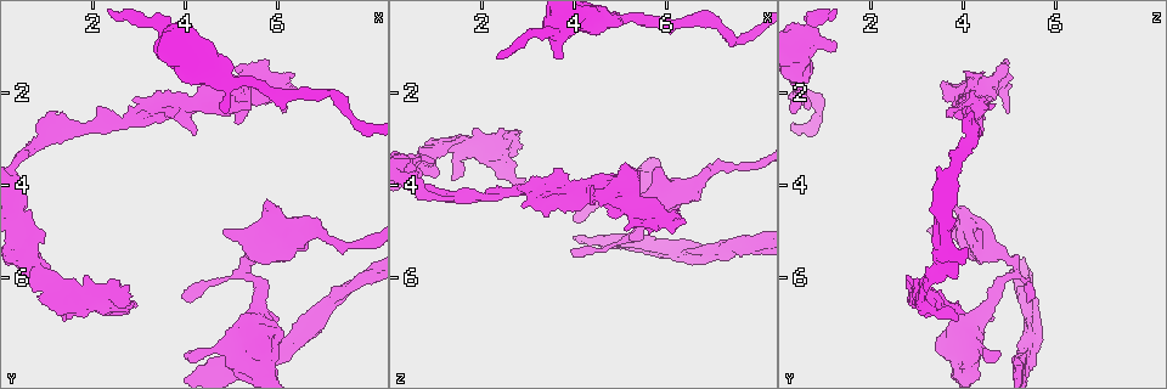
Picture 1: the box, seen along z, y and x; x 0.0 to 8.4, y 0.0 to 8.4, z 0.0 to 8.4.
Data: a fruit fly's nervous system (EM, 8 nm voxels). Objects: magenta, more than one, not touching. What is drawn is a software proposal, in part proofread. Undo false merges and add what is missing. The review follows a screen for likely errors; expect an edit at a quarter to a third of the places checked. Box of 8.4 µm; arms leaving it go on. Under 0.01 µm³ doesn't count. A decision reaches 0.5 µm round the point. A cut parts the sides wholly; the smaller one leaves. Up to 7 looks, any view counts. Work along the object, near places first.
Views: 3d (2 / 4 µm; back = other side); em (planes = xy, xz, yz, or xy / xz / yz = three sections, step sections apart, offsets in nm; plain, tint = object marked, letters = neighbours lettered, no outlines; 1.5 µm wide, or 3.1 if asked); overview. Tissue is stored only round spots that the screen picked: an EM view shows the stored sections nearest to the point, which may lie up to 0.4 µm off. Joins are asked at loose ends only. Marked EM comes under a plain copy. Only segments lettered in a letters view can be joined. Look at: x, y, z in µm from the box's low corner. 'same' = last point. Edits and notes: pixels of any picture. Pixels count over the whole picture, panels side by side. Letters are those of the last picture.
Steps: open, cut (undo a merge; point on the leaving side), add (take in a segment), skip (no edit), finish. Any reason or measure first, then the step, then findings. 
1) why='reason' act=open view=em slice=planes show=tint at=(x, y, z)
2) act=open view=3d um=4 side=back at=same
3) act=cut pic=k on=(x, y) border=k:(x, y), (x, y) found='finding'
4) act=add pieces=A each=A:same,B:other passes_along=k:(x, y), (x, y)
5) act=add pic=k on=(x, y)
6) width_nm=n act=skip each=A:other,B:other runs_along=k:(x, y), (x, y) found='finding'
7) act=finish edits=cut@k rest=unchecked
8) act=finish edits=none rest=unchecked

why='an open end' act=open view=3d um=4 at=(1.65, 6.05, 2.95)

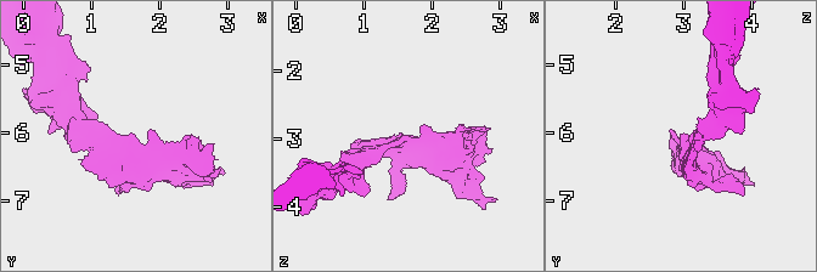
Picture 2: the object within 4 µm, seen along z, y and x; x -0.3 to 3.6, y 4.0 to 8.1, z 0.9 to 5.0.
why='need the tissue' act=open view=em slice=planes show=letters at=(1.60, 6.00, 2.95)

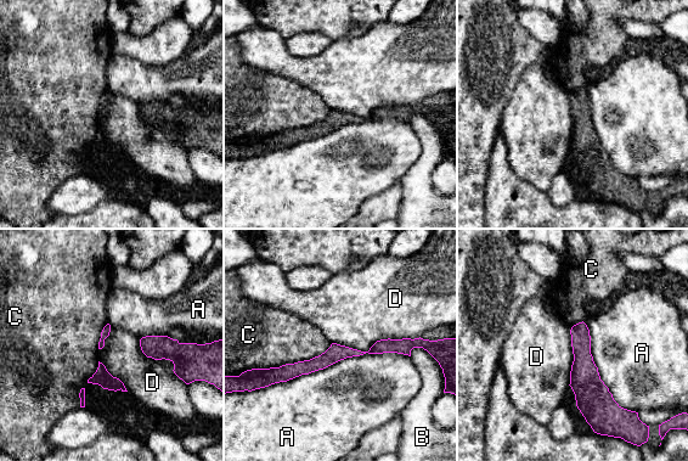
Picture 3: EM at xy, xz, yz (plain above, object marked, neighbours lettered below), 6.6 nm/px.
act=skip each=A:other,B:other,C:other,D:other border=3:(332, 343), (309, 359), (264, 369) found='no lettered segment goes on from it'

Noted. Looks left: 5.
why='calibre changes' act=open view=3d um=4 at=(2.90, 2.60, 4.10)

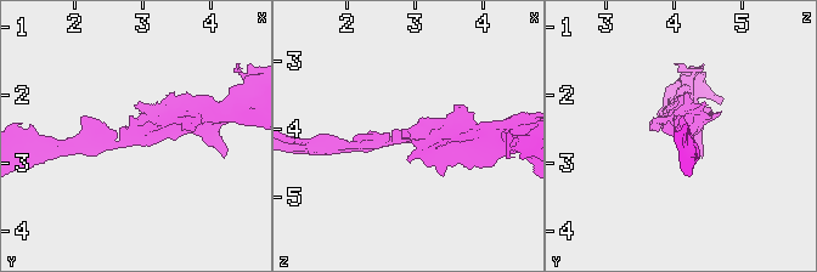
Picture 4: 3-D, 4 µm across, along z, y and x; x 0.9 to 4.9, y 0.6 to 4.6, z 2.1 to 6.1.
act=open view=em slice=xy step=8 show=tint at=(2.90, 2.55, 4.10)

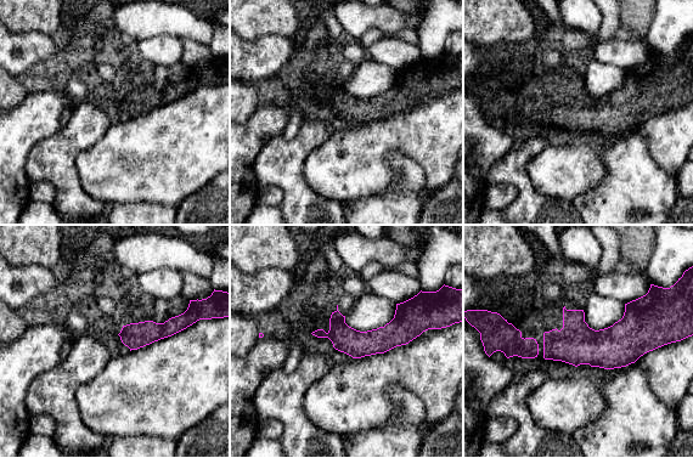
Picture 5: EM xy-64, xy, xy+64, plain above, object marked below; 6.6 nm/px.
act=open view=em slice=planes show=letters at=same

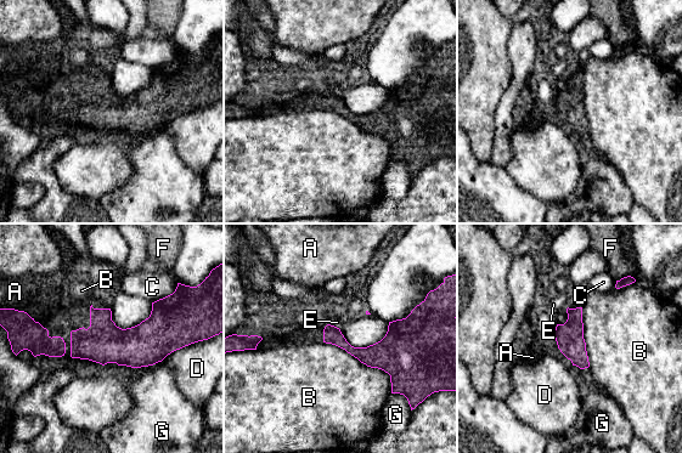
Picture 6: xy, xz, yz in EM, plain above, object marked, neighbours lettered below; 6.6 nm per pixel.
act=skip each=A:other,B:other,C:other,D:other,E:other,F:other,G:other runs_along=6:(34, 334), (56, 347), (180, 344) found='continuous, no second neuron'

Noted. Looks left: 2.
why='thick end' act=open view=em slice=planes show=letters at=(4.35, 1.65, 4.50)

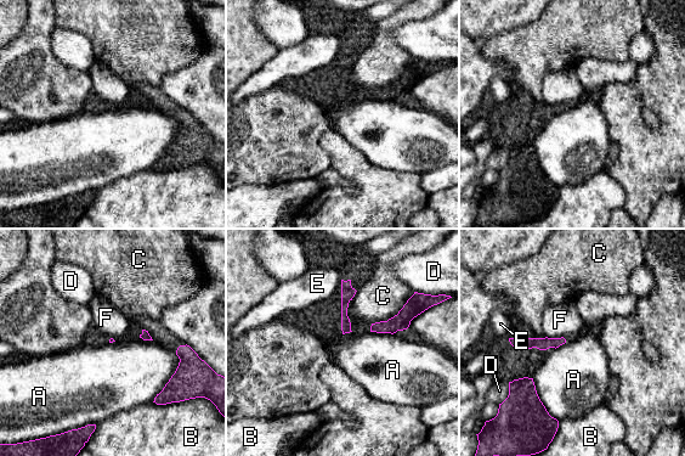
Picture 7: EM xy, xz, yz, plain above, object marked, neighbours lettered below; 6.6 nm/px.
longest_contact=A:360nm act=skip each=A:other,B:other,C:other,D:other,E:other,F:other border=7:(176, 353), (179, 365), (152, 401) found='no lettered segment goes on from it'

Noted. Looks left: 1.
act=finish edits=none rest=unchecked

